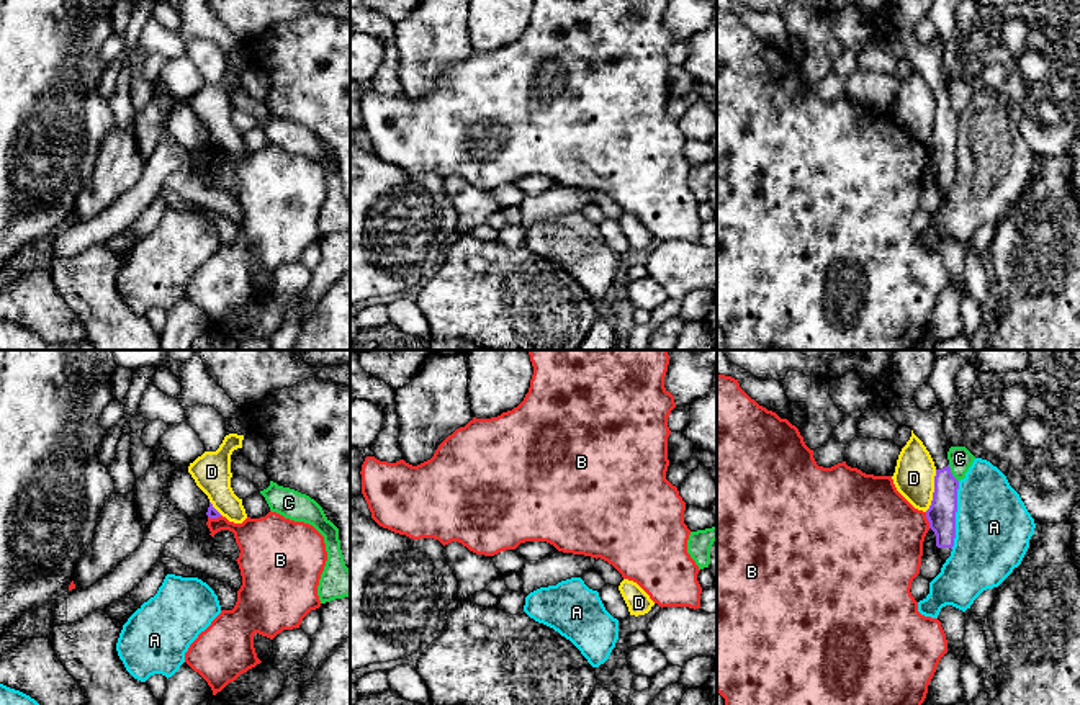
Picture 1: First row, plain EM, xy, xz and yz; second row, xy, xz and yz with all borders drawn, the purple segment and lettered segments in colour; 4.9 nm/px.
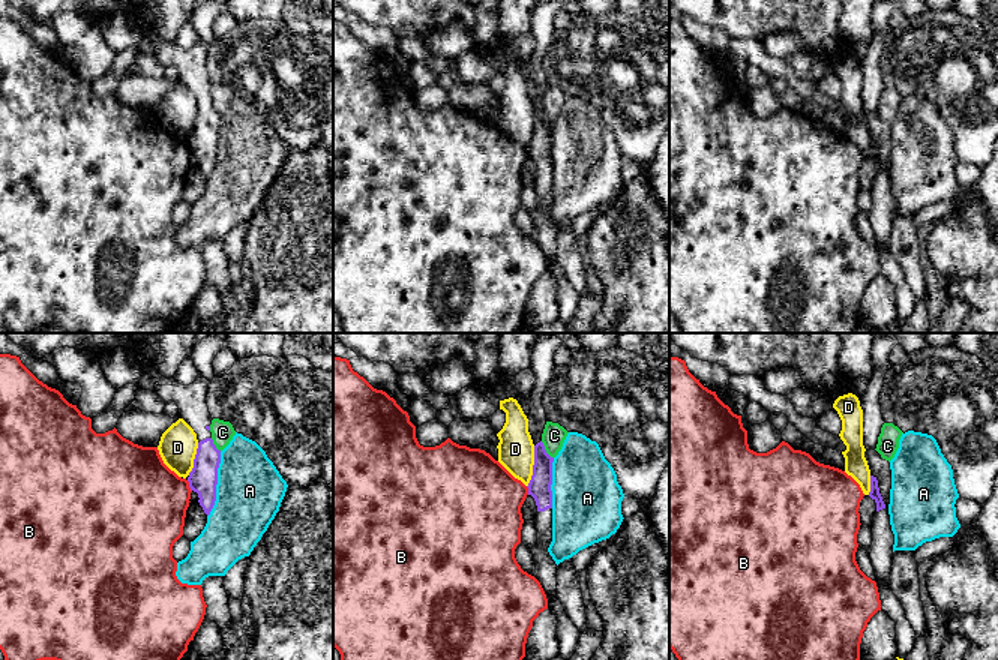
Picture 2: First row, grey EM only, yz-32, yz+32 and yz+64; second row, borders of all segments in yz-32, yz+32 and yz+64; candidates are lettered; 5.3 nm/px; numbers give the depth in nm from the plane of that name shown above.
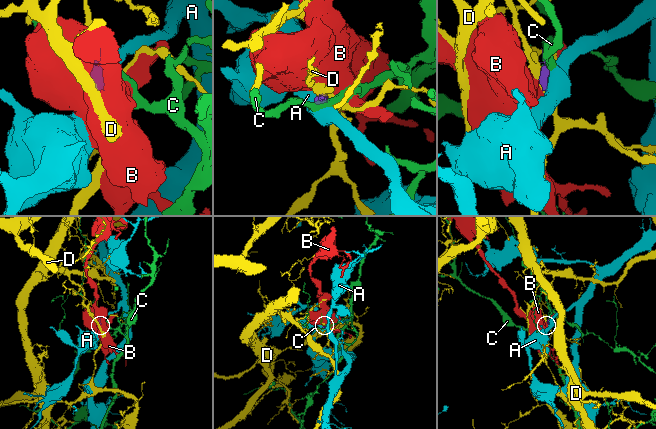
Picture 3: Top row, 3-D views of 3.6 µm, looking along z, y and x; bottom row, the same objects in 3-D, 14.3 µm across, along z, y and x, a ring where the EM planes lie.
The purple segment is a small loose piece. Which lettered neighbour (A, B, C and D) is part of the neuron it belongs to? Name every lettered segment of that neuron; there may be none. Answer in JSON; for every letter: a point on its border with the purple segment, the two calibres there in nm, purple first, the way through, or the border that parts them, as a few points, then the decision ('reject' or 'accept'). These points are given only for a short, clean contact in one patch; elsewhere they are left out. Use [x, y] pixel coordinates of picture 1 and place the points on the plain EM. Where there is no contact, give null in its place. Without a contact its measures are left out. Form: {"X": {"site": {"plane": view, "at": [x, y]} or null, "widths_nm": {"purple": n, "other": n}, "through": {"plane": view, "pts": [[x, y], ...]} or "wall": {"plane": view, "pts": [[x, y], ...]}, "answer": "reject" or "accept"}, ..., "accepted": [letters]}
{"A": {"site": {"plane": "yz", "at": [954, 149]}, "widths_nm": {"purple": 140, "other": 380}, "wall": {"plane": "yz", "pts": [[959, 115], [956, 170], [951, 182]]}, "answer": "reject"}, "B": {"site": {"plane": "yz", "at": [928, 154]}, "widths_nm": {"purple": 140, "other": 420}, "wall": {"plane": "yz", "pts": [[925, 146], [930, 161]]}, "answer": "reject"}, "C": {"site": {"plane": "yz", "at": [951, 107]}, "widths_nm": {"purple": 140, "other": 110}, "wall": {"plane": "yz", "pts": [[948, 98], [958, 115]]}, "answer": "reject"}, "D": {"site": {"plane": "yz", "at": [935, 125]}, "widths_nm": {"purple": 140, "other": 200}, "wall": {"plane": "yz", "pts": [[936, 103], [931, 138], [925, 144]]}, "answer": "reject"}, "accepted": []}

